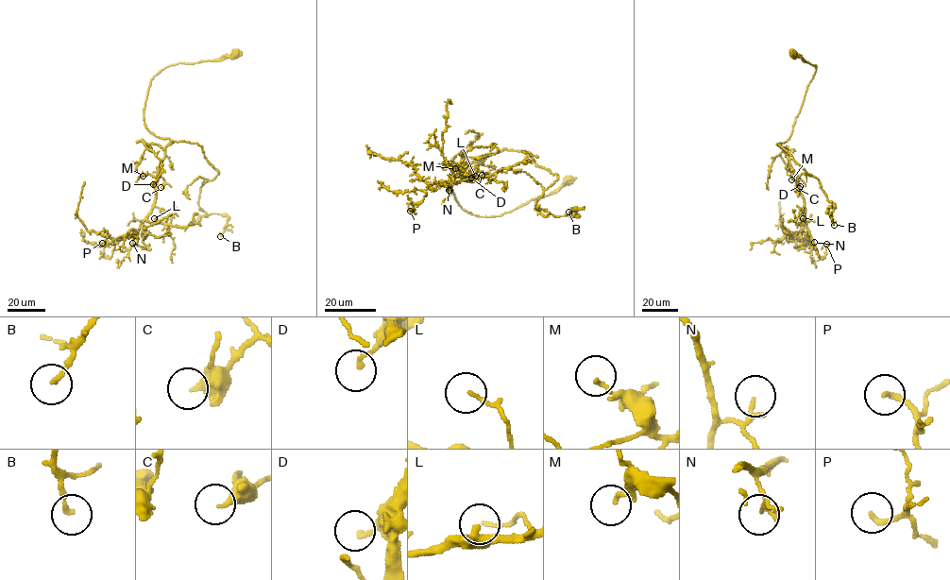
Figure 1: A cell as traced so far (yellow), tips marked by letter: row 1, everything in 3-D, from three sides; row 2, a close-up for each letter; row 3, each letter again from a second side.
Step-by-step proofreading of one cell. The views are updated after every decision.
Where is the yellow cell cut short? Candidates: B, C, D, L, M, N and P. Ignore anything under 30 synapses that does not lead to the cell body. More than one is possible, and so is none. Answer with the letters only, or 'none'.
none

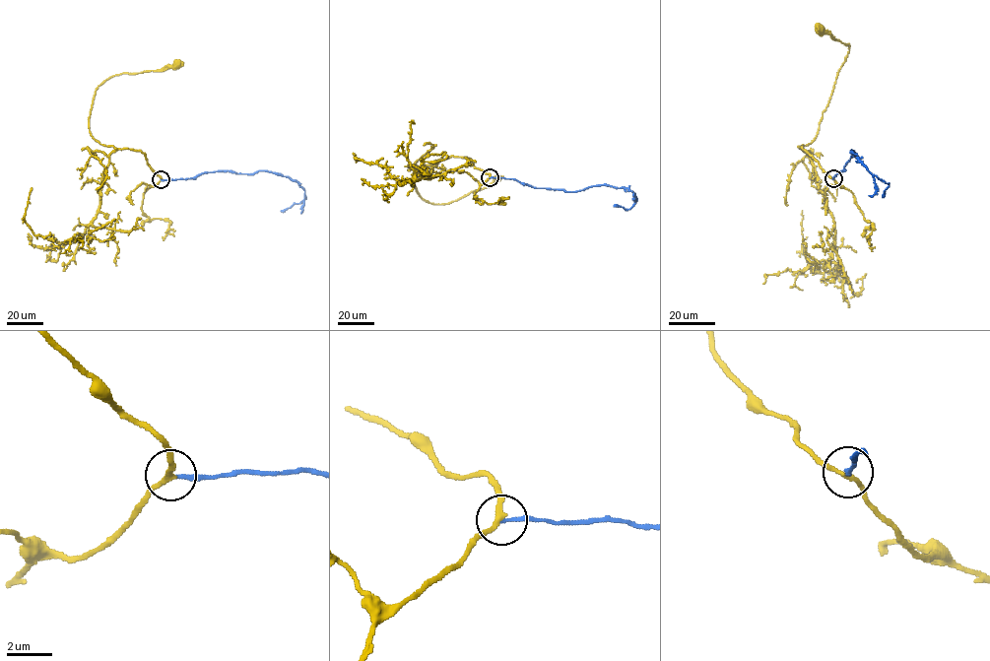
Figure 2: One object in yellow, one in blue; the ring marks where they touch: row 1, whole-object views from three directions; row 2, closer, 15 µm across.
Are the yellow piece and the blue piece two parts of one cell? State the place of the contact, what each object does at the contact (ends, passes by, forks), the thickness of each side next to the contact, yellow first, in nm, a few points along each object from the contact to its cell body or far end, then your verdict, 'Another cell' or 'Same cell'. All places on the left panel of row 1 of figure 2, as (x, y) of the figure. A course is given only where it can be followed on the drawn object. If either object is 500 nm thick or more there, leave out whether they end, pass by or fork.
Place: (161, 179). At the ring yellow passes by. At the ring blue ends. Thickness 200 nm (yellow) against 150 nm. Course of yellow: (162, 180), (141, 151), (116, 149), (97, 216), (81, 238), (64, 243), (34, 235), (25, 221), (32, 187). Course of blue: (162, 180), (195, 177), (205, 172), (222, 170), (279, 172), (296, 180), (305, 197), (281, 211). Same cell

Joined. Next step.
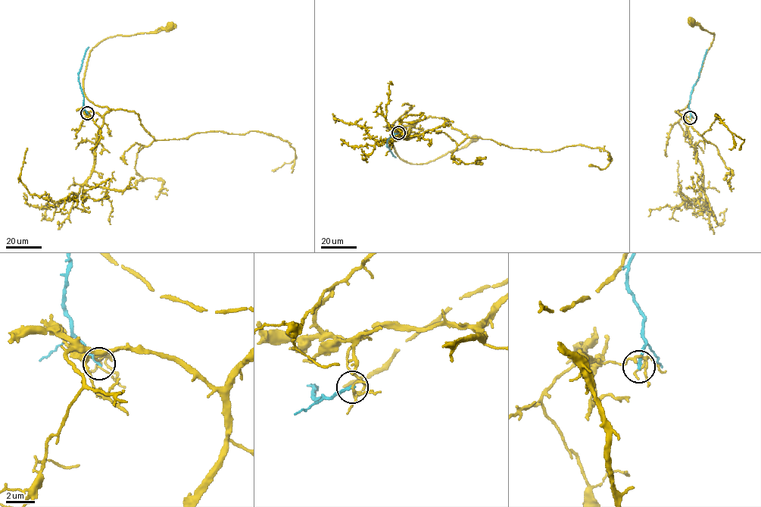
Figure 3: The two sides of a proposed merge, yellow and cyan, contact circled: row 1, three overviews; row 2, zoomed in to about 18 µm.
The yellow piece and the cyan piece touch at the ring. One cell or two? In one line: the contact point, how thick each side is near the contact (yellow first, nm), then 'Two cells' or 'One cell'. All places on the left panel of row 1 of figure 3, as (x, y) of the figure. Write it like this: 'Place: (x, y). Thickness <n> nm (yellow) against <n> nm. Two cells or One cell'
Place: (87, 113). Thickness 100 nm (yellow) against 220 nm. Two cells

